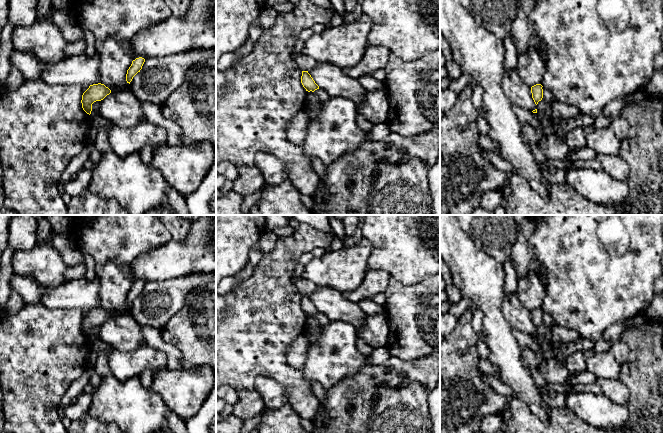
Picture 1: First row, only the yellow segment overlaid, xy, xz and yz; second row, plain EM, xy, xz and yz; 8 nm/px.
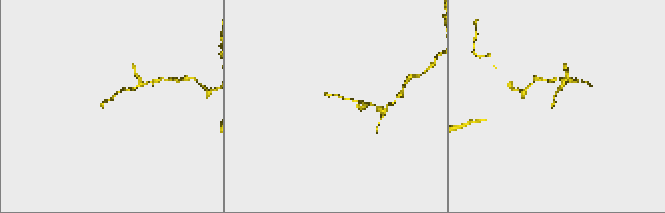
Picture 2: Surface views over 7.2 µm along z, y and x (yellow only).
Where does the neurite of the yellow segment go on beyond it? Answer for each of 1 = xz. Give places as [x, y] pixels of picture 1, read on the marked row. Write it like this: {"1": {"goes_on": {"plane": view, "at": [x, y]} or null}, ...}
{"1": {"goes_on": null}}

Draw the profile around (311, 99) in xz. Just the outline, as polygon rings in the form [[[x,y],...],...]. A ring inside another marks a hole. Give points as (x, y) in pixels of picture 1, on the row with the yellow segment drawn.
[[[310,91],[308,92],[306,96],[306,104],[308,109],[313,108],[316,104],[320,103],[317,96],[314,94],[314,92]]]

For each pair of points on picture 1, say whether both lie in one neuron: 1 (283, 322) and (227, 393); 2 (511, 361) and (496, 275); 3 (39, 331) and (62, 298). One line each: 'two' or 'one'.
1: two
2: one
3: two

